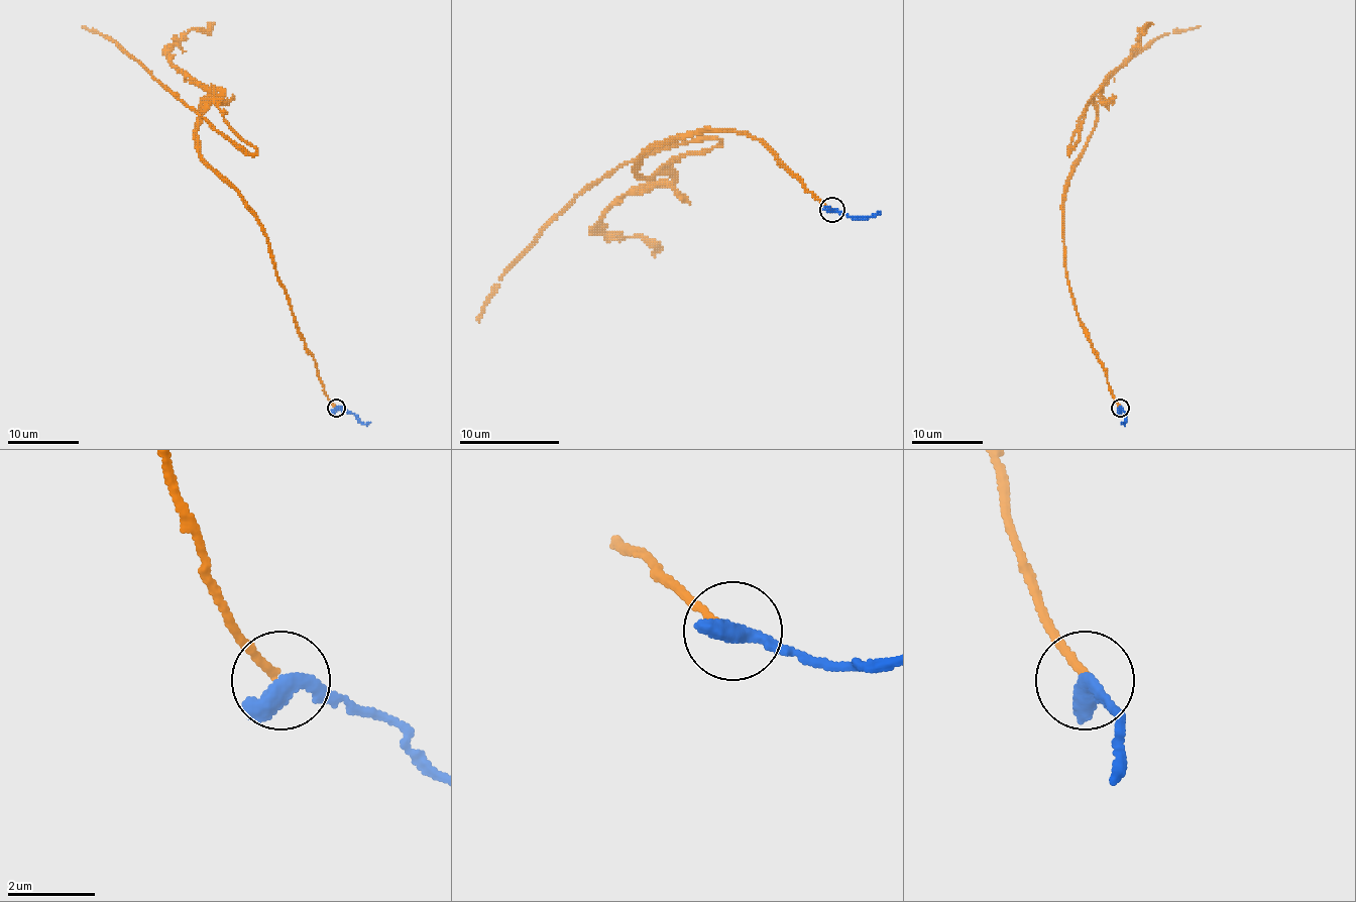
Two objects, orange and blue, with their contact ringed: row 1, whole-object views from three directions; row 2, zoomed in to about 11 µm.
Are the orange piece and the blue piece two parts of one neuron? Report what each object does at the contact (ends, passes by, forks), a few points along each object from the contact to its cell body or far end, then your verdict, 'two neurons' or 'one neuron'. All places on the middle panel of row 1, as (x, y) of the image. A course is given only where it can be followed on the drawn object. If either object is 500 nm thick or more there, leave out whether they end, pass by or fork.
orange runs (829, 209), (747, 134), (657, 141), (642, 177), (719, 141), (645, 151), (591, 182), (498, 279), (479, 322); blue runs (832, 209), (855, 217), (880, 212); two neurons

